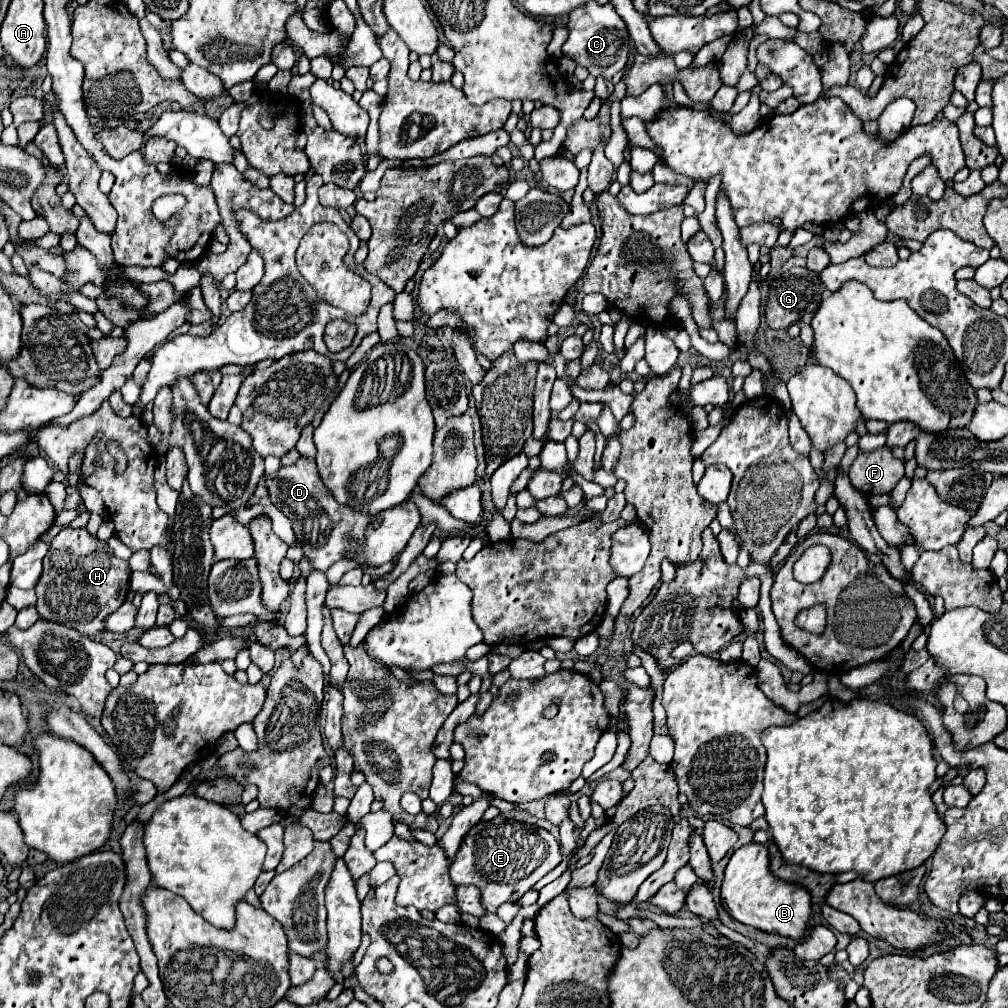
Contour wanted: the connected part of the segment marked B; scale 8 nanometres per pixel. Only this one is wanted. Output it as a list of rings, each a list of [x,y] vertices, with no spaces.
[[[746,844],[738,848],[726,866],[722,882],[722,900],[728,914],[752,928],[768,934],[780,934],[796,942],[804,940],[808,932],[808,920],[812,914],[810,892],[798,884],[782,882],[768,870],[768,848],[764,844]]]

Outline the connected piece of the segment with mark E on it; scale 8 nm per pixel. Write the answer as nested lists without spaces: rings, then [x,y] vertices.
[[[496,816],[490,822],[478,822],[466,834],[456,860],[450,866],[450,878],[454,884],[476,886],[480,890],[480,900],[486,912],[496,912],[500,904],[520,900],[542,876],[554,870],[560,862],[560,844],[548,830]]]

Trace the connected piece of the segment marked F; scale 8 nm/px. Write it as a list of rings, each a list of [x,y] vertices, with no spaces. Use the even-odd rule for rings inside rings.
[[[888,448],[874,452],[860,452],[848,472],[850,484],[864,496],[888,494],[904,476],[904,460],[892,456]]]

